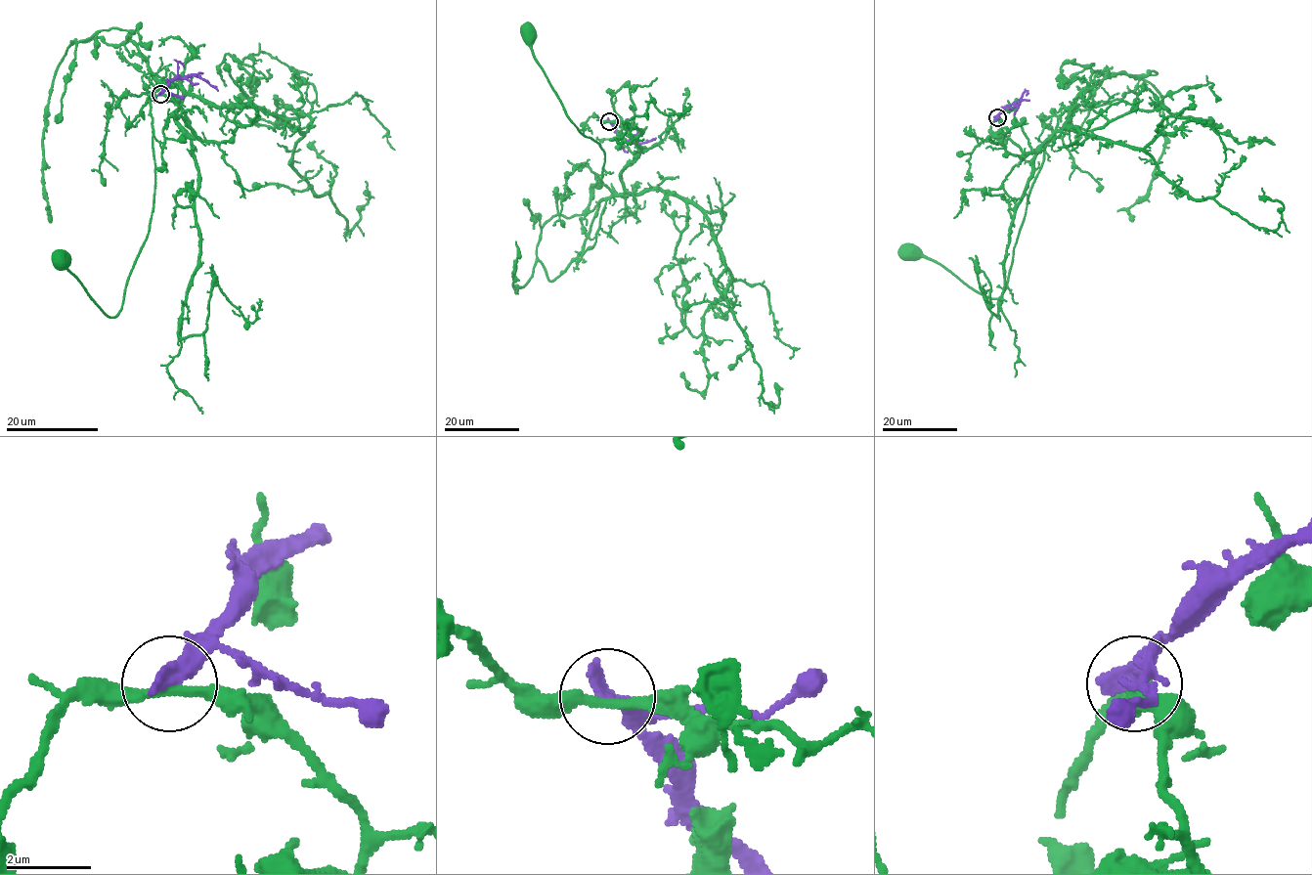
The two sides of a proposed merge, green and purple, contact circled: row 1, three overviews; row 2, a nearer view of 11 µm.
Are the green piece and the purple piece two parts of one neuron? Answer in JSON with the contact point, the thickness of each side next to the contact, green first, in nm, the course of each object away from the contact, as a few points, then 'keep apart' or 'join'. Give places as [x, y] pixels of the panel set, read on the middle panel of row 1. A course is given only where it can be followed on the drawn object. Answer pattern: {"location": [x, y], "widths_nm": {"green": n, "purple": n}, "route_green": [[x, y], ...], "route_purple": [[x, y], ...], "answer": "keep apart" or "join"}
{"location": [609, 121], "widths_nm": {"green": 240, "purple": 440}, "route_green": [[609, 121], [624, 123], [639, 149], [621, 173], [627, 194], [601, 182], [603, 151], [568, 116], [529, 33]], "route_purple": [[609, 120], [627, 140], [641, 143], [656, 138]], "answer": "keep apart"}

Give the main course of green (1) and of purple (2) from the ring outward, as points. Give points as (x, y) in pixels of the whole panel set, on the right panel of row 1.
1: (997, 117), (1001, 132), (1034, 153), (1068, 125), (1070, 110), (1045, 146), (1004, 292), (992, 298), (909, 254)
2: (996, 117), (1009, 106), (1019, 103), (1014, 114)

